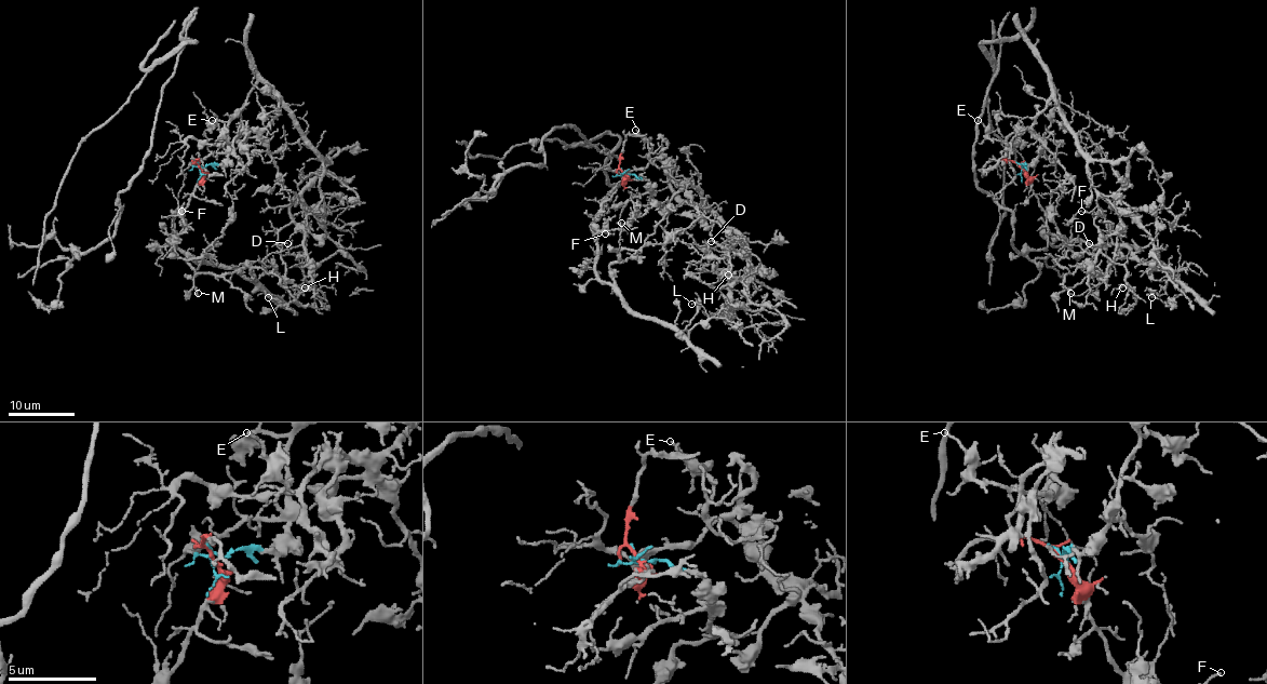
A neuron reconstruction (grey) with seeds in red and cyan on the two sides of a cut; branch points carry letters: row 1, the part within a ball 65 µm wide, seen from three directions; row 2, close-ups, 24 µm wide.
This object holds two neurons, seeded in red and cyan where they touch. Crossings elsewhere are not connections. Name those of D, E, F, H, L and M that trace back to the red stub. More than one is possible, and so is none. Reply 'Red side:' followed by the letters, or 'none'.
Red side: F, L, M

